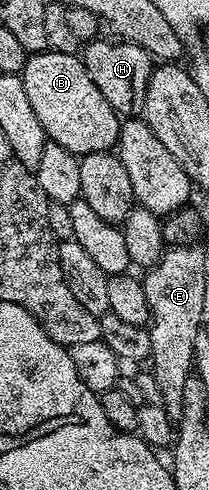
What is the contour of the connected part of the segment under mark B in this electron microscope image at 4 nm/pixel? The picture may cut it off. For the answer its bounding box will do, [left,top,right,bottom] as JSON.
[20,50,120,157]

